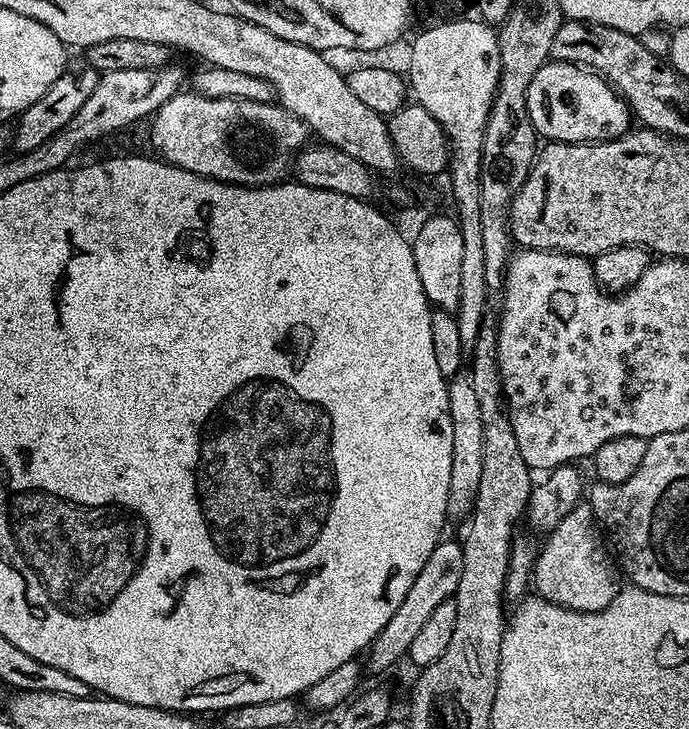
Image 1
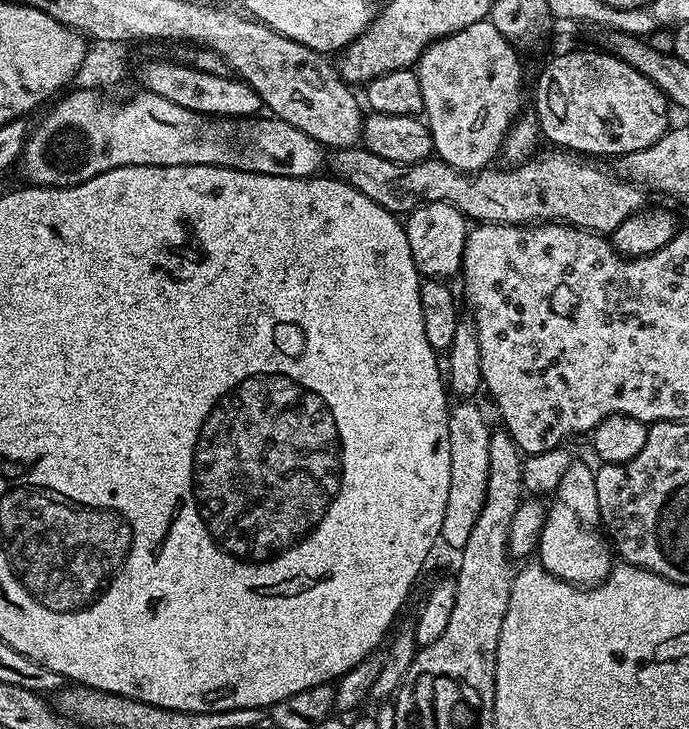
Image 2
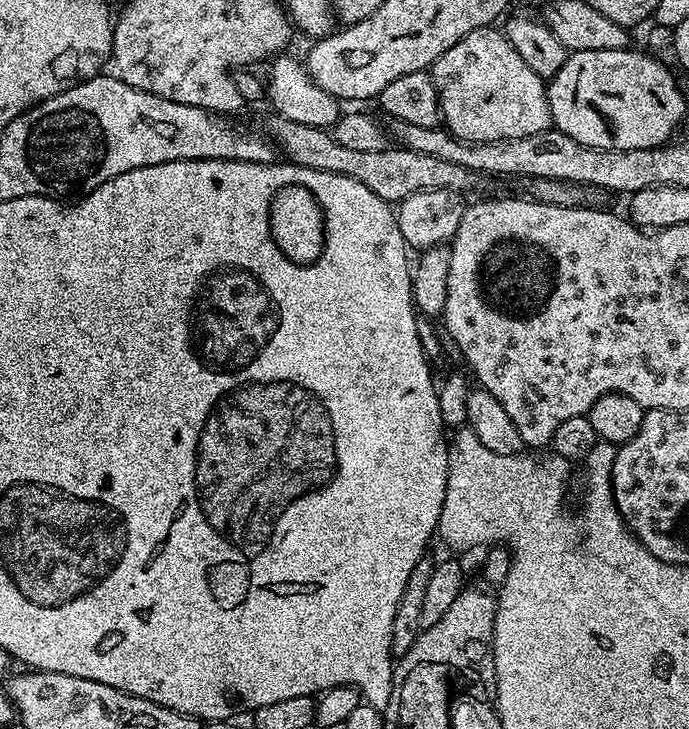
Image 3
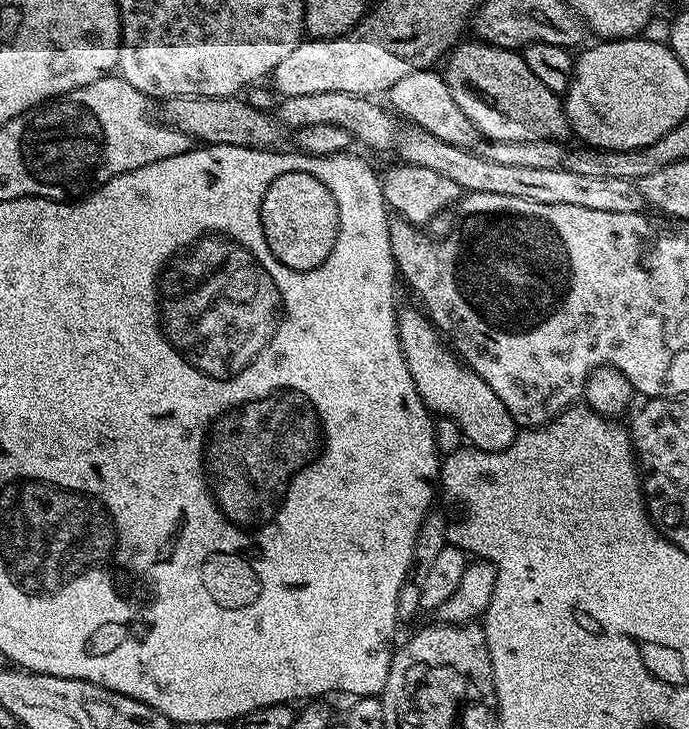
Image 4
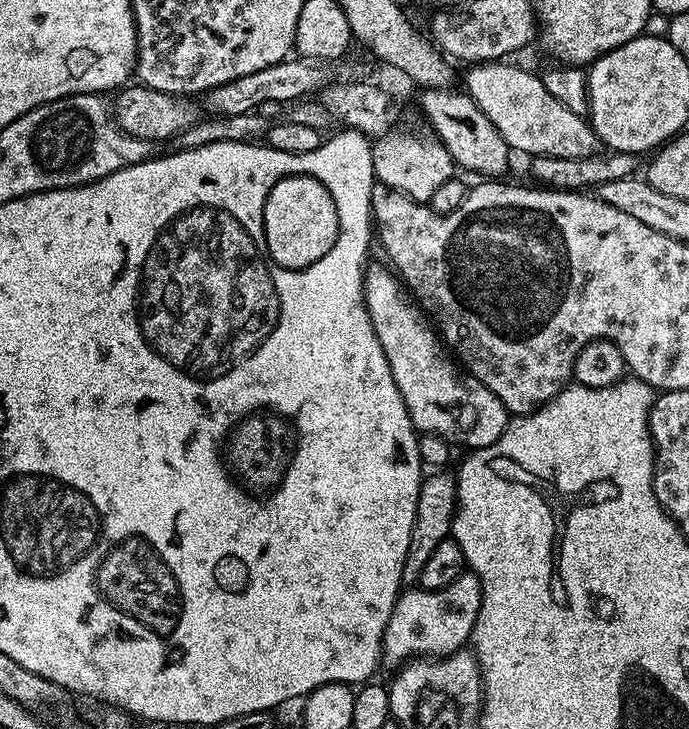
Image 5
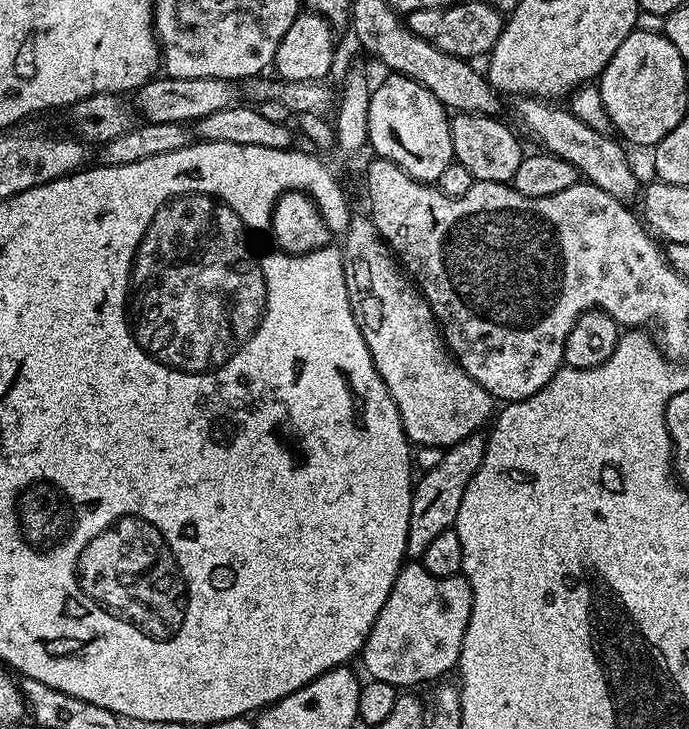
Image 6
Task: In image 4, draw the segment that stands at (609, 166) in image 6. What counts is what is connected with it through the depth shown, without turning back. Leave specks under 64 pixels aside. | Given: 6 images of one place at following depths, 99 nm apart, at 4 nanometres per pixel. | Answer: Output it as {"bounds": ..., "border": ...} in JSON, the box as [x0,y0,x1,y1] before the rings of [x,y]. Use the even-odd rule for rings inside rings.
{"bounds":[446,42,570,141],"border":[[[460,42],[451,49],[447,57],[446,79],[450,94],[454,94],[454,102],[458,102],[458,110],[462,110],[462,114],[474,122],[477,133],[485,141],[567,141],[570,125],[561,97],[546,90],[546,86],[534,78],[534,70],[526,66],[523,55],[519,51],[493,44],[471,43]]]}

